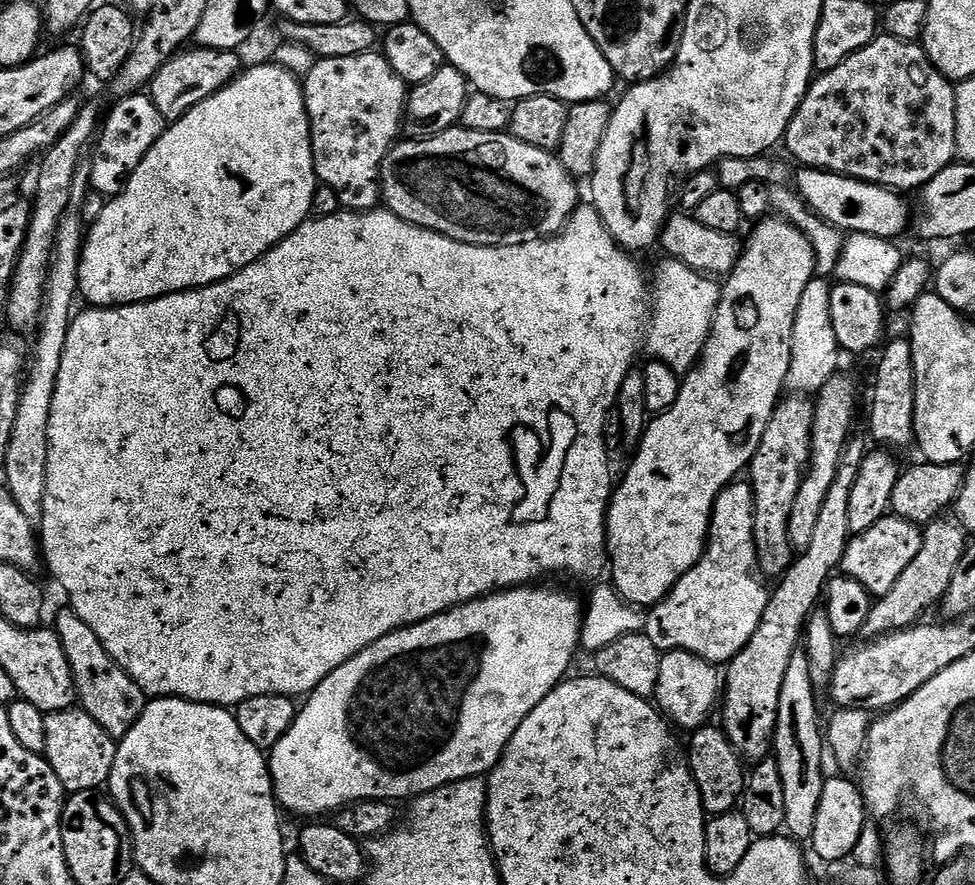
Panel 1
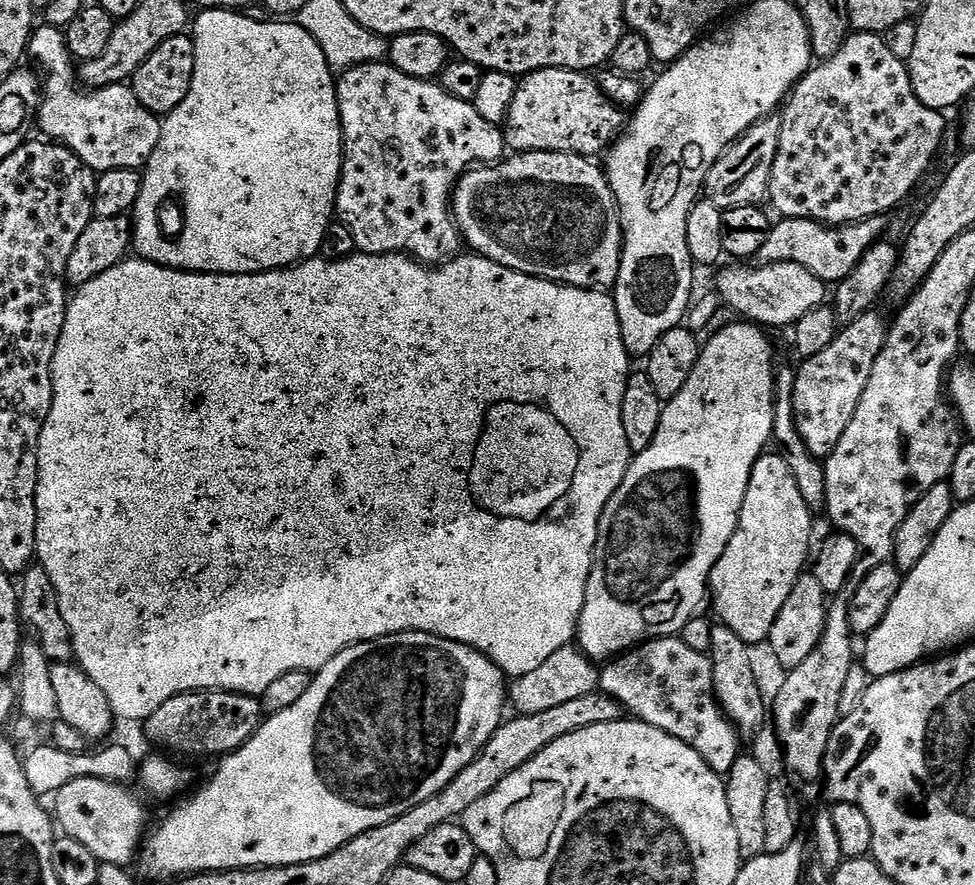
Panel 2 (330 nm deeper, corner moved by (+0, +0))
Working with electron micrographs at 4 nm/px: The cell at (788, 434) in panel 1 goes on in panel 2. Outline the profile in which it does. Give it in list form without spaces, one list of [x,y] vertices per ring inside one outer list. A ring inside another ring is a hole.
[[[864,312],[854,322],[843,325],[834,342],[830,342],[822,354],[807,357],[801,363],[804,365],[795,369],[794,418],[798,432],[802,434],[802,442],[806,442],[806,450],[810,450],[812,456],[828,457],[834,446],[842,442],[842,434],[846,434],[846,426],[850,426],[854,410],[858,410],[858,402],[866,390],[866,382],[870,382],[874,362],[878,362],[878,354],[882,354],[888,341],[889,321],[884,321],[878,312]]]

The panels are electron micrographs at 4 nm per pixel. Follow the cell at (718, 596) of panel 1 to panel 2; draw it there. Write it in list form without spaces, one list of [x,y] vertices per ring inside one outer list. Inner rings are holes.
[[[778,454],[759,456],[752,467],[750,486],[746,486],[746,502],[742,502],[734,538],[730,538],[722,558],[718,558],[710,581],[710,604],[712,600],[716,607],[715,619],[734,630],[742,642],[754,644],[767,641],[770,626],[774,626],[778,610],[782,610],[786,598],[790,598],[794,582],[805,575],[814,548],[812,520],[814,513],[806,506],[806,498],[802,498],[802,490],[798,490],[798,482],[794,482],[794,474],[790,474],[788,463]]]

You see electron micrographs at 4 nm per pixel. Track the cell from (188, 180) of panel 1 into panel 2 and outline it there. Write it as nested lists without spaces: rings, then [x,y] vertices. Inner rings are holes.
[[[206,8],[199,13],[201,16],[195,17],[190,28],[190,35],[196,42],[196,53],[194,54],[194,82],[190,82],[190,94],[182,98],[182,106],[163,117],[160,125],[160,137],[158,146],[154,146],[154,154],[150,154],[147,164],[142,169],[144,181],[142,182],[142,194],[138,194],[138,202],[134,209],[132,221],[132,242],[134,252],[139,259],[149,260],[155,264],[161,264],[163,268],[177,268],[183,272],[209,272],[219,276],[237,276],[238,274],[254,274],[255,272],[272,272],[276,268],[291,268],[294,264],[300,264],[304,260],[311,260],[319,253],[322,246],[322,238],[326,238],[326,230],[334,223],[334,213],[336,211],[336,195],[338,194],[338,182],[342,174],[342,162],[344,161],[344,131],[340,121],[340,107],[336,97],[337,77],[334,69],[326,62],[326,54],[322,54],[322,46],[302,30],[302,26],[295,22],[278,22],[282,24],[271,24],[270,21],[255,20],[252,16],[243,16],[245,13],[240,10],[229,10],[226,8]]]

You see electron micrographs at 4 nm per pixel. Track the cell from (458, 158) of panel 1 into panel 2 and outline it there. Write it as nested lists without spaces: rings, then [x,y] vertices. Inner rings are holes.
[[[521,152],[509,155],[494,164],[473,166],[461,176],[456,187],[452,189],[452,216],[456,219],[456,227],[465,245],[468,244],[473,253],[490,258],[510,270],[518,270],[527,276],[541,276],[543,280],[552,280],[555,284],[568,284],[571,288],[595,288],[612,290],[616,287],[616,279],[622,266],[622,250],[624,249],[624,227],[620,225],[620,207],[616,204],[614,190],[608,185],[608,178],[603,167],[600,168],[587,156],[576,156],[572,152]]]

